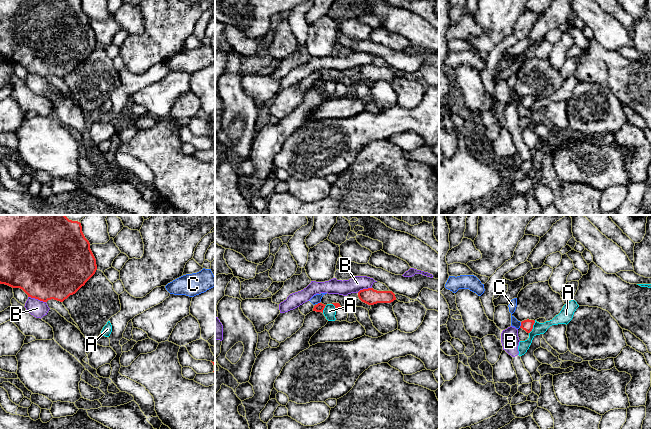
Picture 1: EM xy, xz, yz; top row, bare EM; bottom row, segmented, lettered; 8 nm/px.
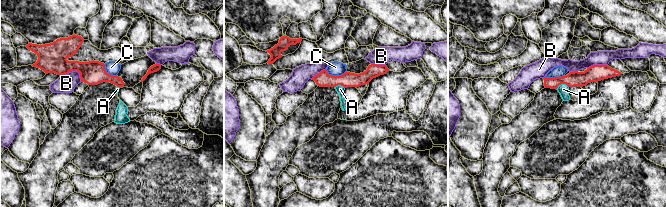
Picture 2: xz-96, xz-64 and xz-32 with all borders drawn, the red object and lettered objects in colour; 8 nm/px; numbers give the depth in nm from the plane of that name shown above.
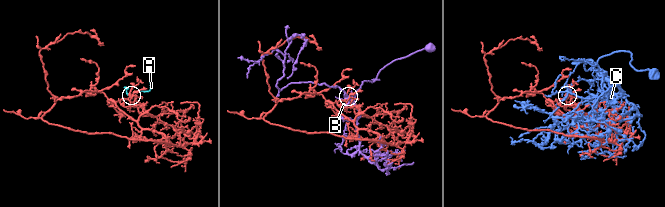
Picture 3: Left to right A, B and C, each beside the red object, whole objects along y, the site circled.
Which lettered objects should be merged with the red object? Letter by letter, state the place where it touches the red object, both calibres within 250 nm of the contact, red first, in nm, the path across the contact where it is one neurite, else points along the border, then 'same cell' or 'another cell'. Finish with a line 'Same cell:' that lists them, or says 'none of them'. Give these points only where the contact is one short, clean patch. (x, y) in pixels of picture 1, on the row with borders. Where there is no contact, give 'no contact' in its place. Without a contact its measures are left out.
A: yz (532, 327) | 90/100 nm | along yz (535, 321), (529, 333) | another cell
B: xy (37, 298) | 500/140 nm | another cell
C: yz (521, 325) | 90/70 nm | another cell
Same cell: none of them

